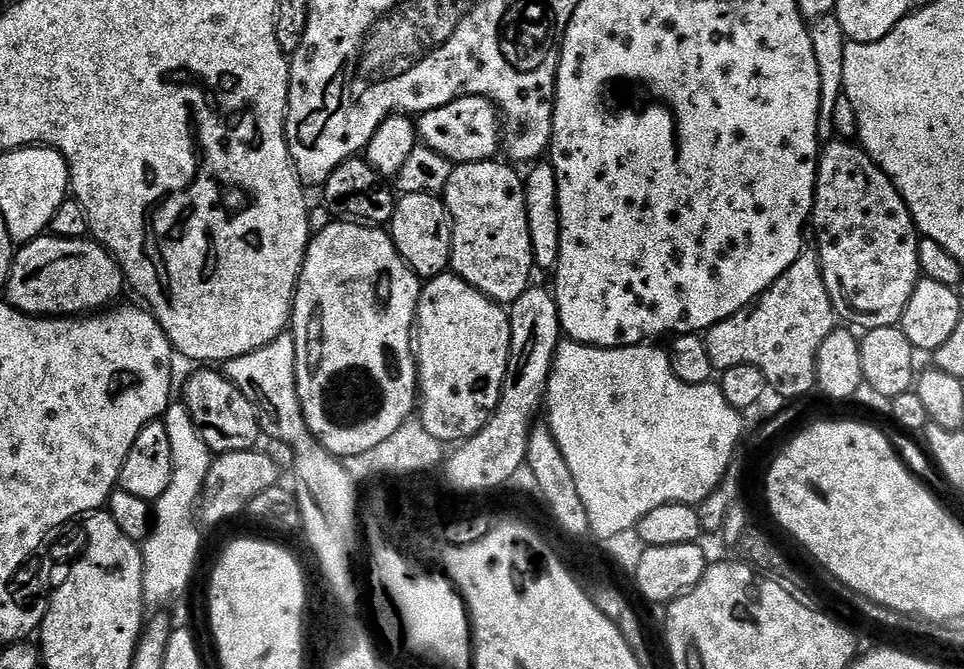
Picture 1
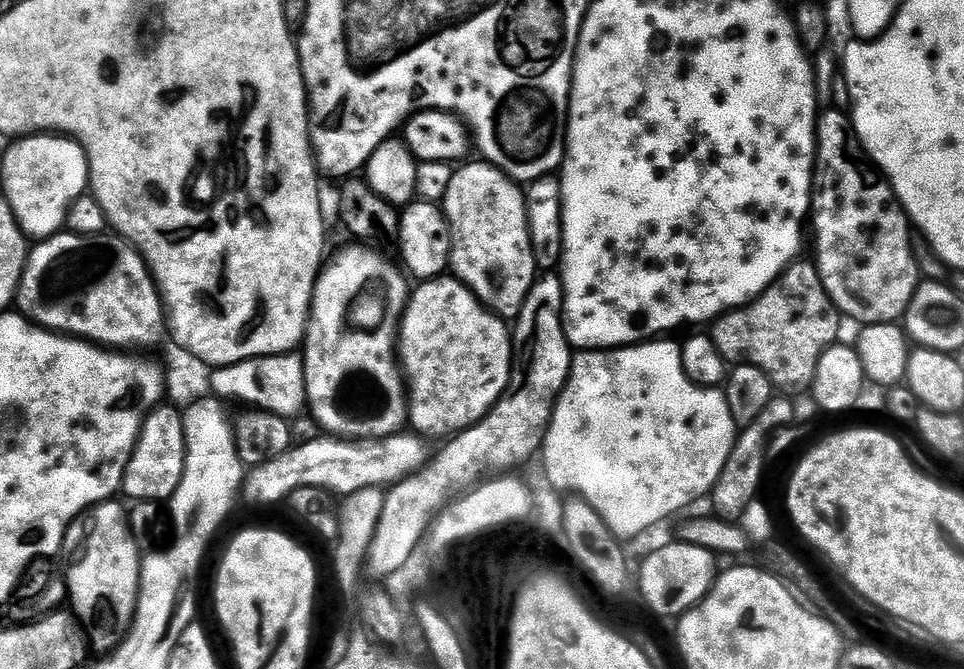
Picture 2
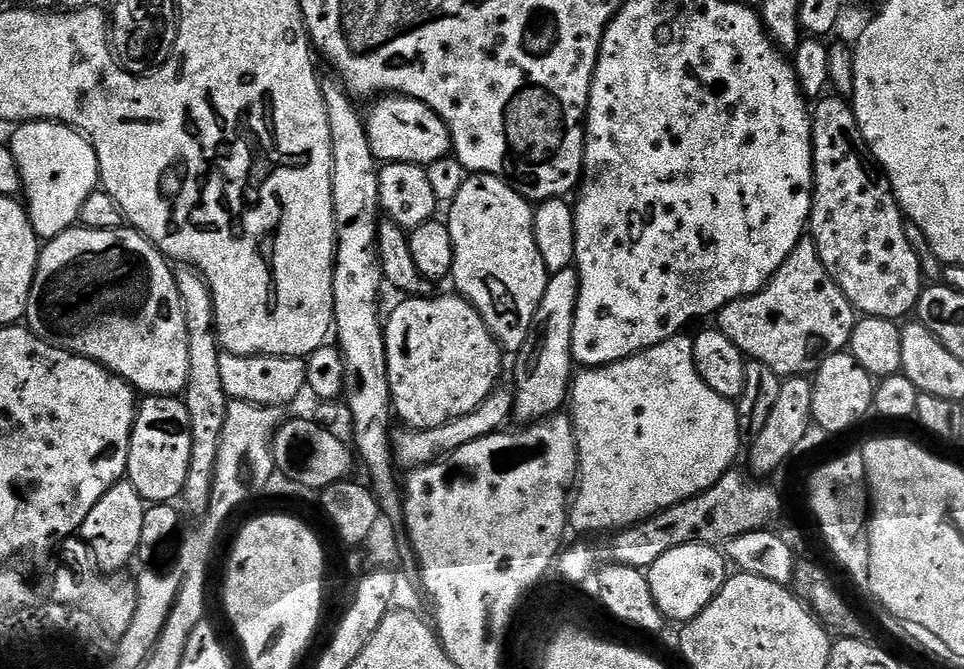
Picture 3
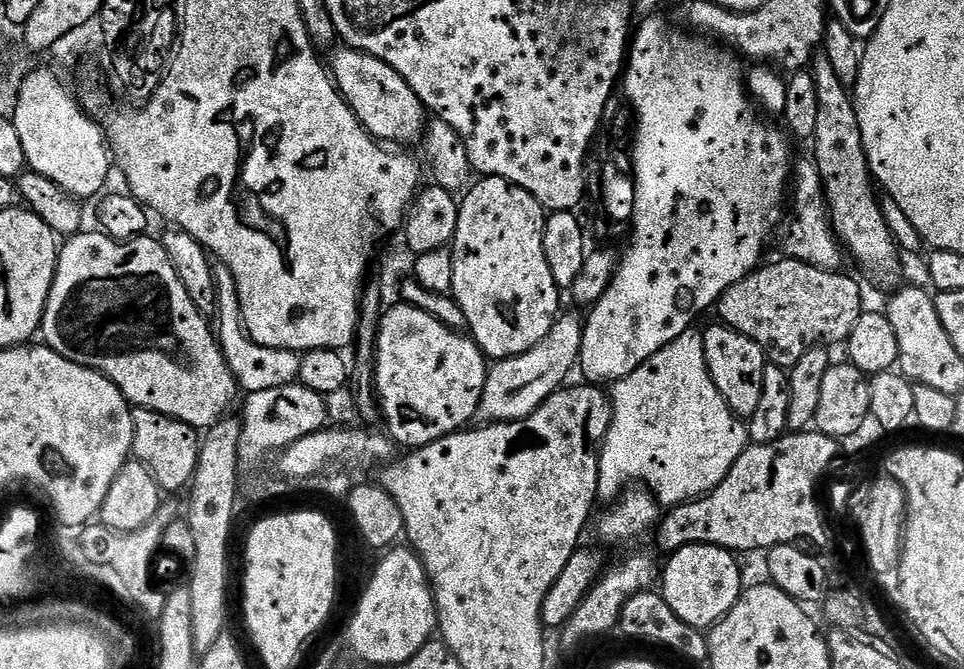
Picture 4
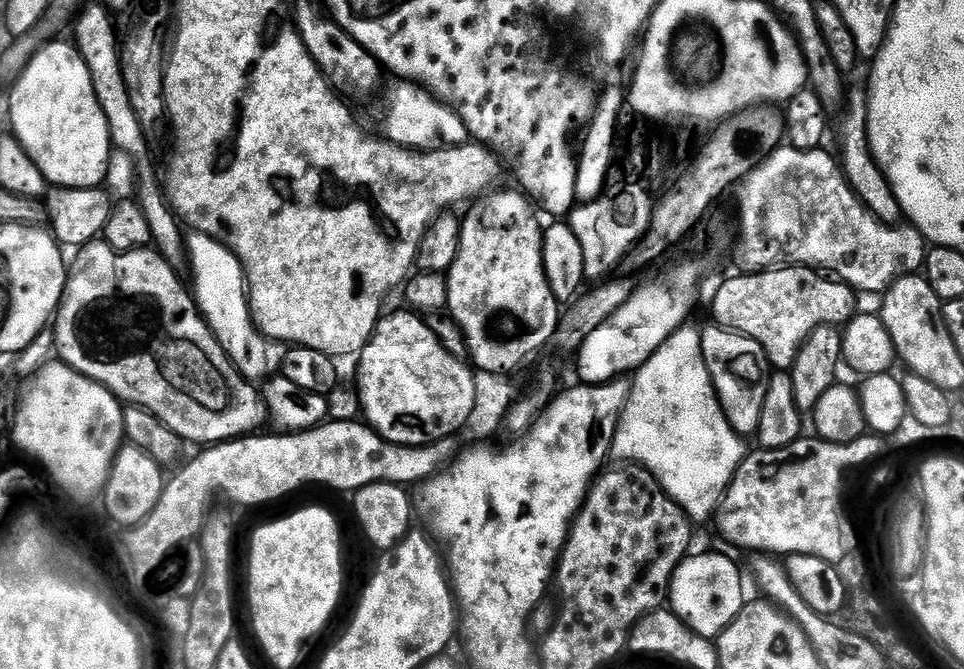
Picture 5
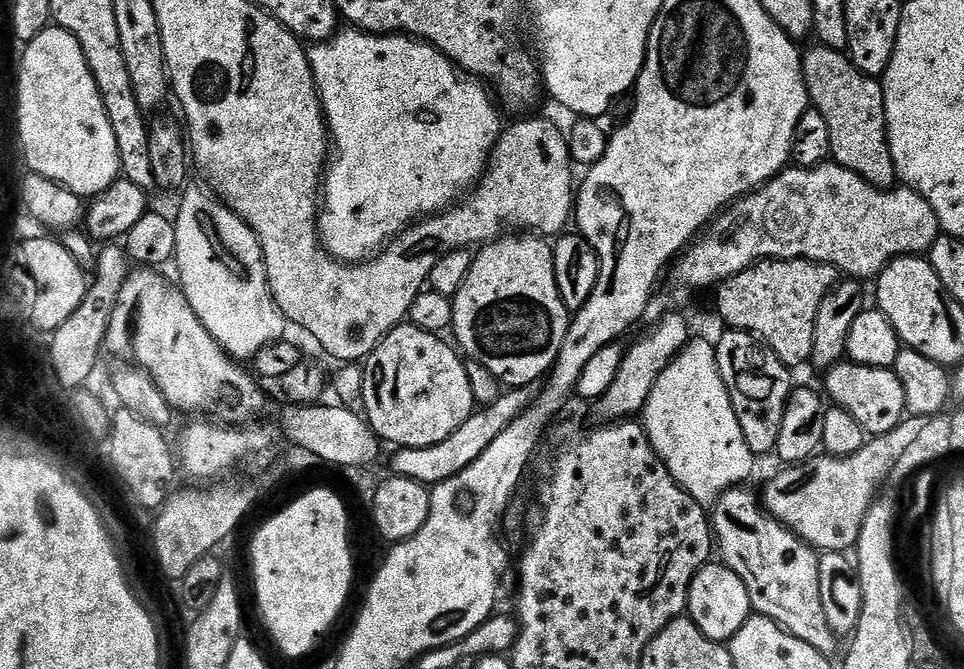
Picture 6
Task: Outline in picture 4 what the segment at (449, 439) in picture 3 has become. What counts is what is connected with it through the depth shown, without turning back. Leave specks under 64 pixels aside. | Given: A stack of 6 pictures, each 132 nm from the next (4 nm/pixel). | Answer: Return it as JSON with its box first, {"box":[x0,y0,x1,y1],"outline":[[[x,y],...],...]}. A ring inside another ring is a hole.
{"box":[479,315,584,422],"outline":[[[561,315],[556,325],[526,354],[497,360],[489,367],[488,377],[480,399],[479,419],[484,422],[503,422],[506,420],[525,420],[534,410],[541,408],[556,392],[564,380],[577,367],[584,326],[581,317]]]}

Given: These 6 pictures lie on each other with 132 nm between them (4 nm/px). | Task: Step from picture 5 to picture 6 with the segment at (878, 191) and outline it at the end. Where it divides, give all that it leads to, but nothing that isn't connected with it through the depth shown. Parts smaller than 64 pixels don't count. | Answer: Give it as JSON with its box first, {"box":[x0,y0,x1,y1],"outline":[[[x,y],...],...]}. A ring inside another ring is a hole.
{"box":[801,44,898,188],"outline":[[[821,44],[815,47],[803,53],[801,64],[809,101],[826,118],[831,159],[875,188],[893,187],[898,177],[888,149],[888,129],[884,127],[883,85],[858,71],[839,49]]]}

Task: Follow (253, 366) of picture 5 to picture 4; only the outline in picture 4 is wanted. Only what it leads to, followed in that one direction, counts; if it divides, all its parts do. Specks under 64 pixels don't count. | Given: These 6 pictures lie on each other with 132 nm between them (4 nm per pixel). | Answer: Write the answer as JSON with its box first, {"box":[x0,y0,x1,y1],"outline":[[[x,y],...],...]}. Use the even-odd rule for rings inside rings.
{"box":[214,266,300,393],"outline":[[[220,266],[215,269],[214,273],[218,293],[218,321],[220,320],[218,339],[237,385],[245,393],[250,393],[258,390],[274,390],[274,386],[297,383],[300,374],[300,356],[281,348],[258,346],[258,342],[254,342],[245,332],[244,324],[240,320],[239,307],[234,306],[236,304],[236,287],[228,269]]]}

